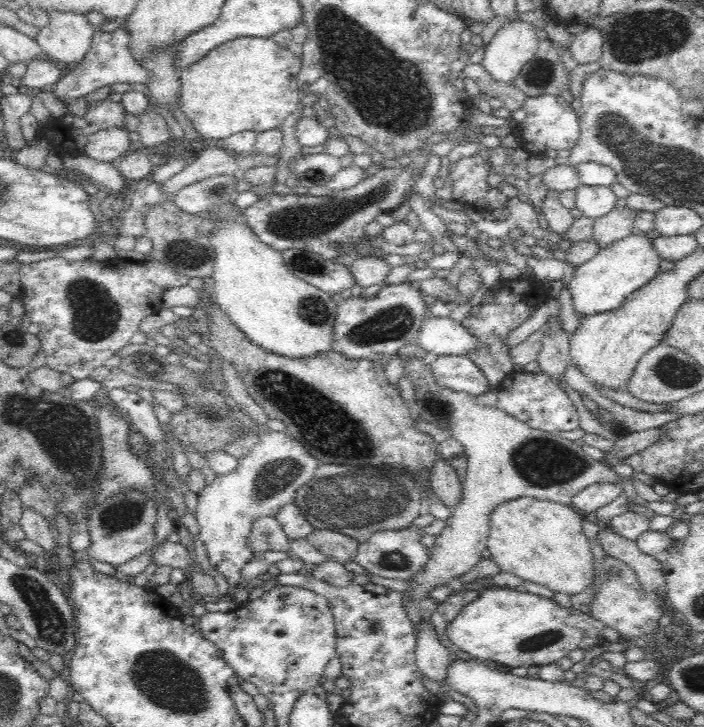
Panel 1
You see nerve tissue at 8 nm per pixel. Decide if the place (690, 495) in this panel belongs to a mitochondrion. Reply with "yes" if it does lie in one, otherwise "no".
no

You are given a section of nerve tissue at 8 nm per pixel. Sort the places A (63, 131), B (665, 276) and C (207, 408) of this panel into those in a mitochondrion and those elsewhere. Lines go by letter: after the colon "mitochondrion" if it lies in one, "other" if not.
A: other
B: other
C: mitochondrion

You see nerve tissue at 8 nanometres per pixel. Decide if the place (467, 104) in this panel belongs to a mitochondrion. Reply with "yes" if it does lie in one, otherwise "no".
no

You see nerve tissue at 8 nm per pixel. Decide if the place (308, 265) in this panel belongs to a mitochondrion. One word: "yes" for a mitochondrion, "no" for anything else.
yes

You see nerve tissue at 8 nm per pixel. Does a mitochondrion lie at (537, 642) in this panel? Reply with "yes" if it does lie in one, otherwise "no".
yes

